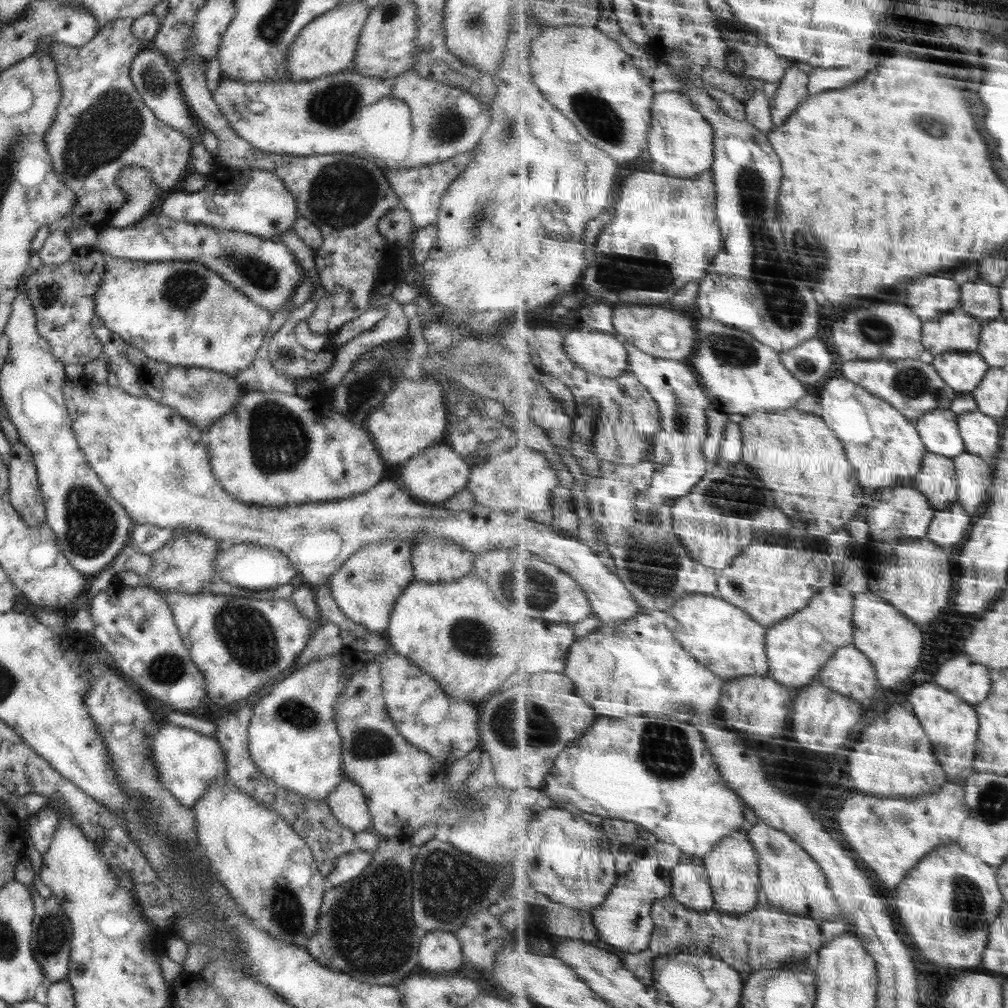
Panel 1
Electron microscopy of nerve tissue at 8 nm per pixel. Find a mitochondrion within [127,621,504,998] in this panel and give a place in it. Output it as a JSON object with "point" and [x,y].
{"point":[368,927]}

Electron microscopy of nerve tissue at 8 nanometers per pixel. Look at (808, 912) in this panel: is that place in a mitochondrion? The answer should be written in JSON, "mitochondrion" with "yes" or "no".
{"mitochondrion":"no"}

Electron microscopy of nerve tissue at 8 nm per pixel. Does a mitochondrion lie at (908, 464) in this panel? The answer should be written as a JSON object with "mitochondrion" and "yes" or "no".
{"mitochondrion":"no"}

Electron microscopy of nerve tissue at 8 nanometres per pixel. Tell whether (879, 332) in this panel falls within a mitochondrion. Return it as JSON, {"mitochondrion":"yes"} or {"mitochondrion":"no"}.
{"mitochondrion":"yes"}

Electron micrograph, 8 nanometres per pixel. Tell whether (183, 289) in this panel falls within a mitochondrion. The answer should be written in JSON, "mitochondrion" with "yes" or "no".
{"mitochondrion":"yes"}

